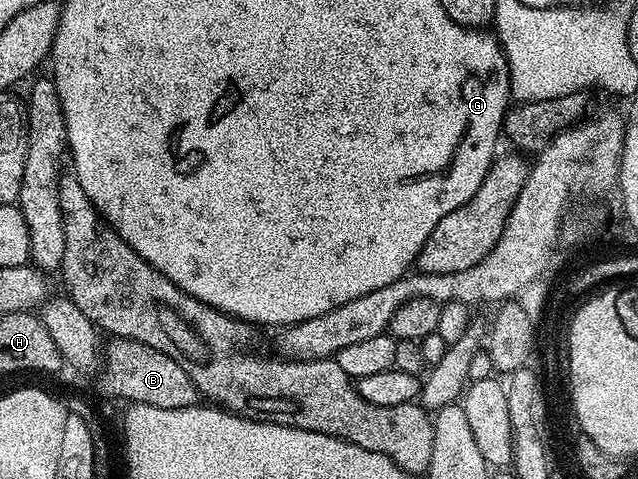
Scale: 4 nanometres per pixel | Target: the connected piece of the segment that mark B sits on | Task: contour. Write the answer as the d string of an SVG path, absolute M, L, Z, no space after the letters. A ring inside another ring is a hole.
M115 337L107 342L104 345L100 374L102 389L108 396L119 397L125 403L151 405L161 409L183 409L199 404L197 387L192 379L188 379L188 371L176 363L176 359L168 359L168 355L132 339Z

